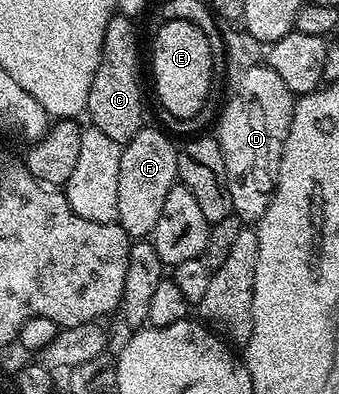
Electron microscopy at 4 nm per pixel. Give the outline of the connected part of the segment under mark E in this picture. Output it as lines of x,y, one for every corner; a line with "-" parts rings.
169,18
159,24
152,42
152,82
156,85
156,98
170,117
192,118
207,104
212,90
210,44
202,36
202,28
190,24
190,20

